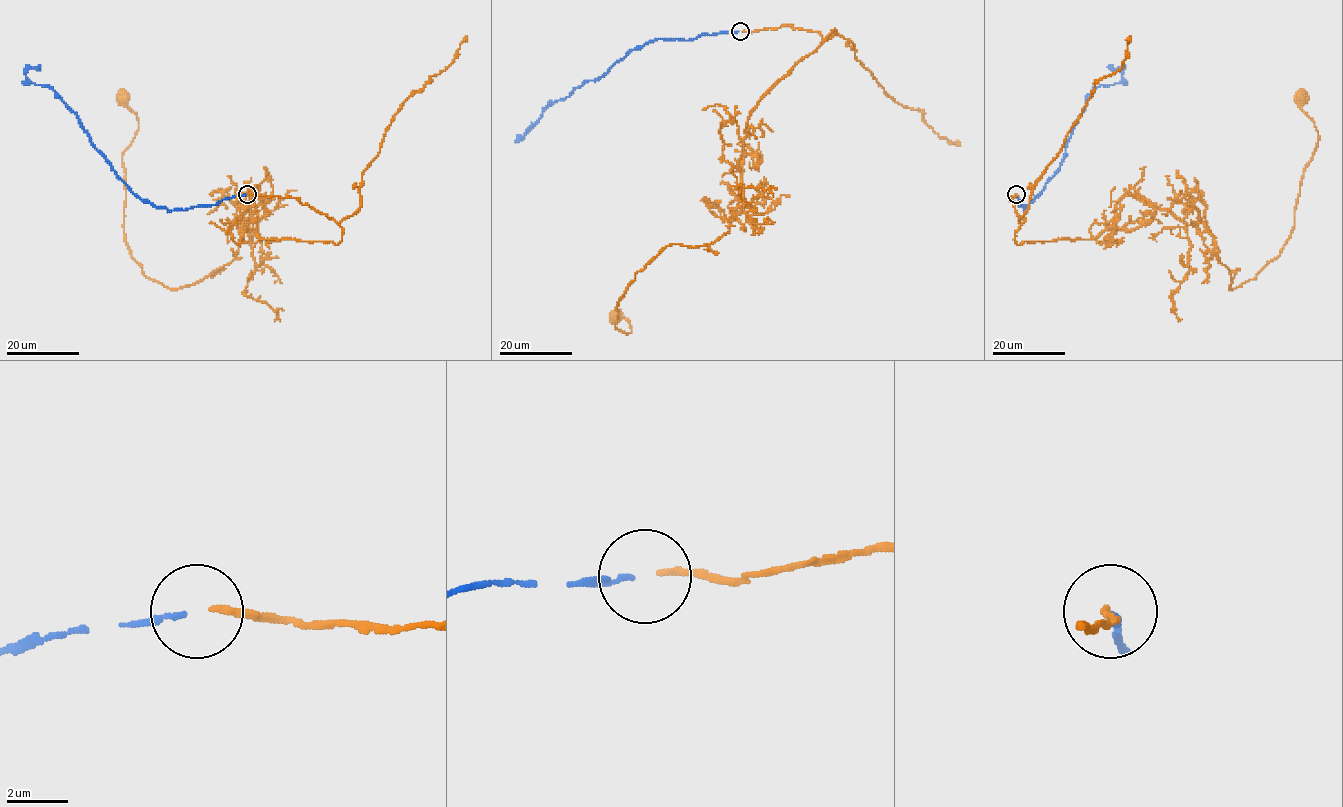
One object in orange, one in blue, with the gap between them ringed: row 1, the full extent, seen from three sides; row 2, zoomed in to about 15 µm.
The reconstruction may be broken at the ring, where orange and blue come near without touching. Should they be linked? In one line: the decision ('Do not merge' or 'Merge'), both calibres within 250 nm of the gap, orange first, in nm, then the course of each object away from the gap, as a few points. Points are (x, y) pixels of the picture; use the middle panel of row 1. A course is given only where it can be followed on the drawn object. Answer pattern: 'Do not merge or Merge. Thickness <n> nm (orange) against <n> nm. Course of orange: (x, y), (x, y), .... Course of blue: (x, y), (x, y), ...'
Merge. Thickness 200 nm (orange) against 160 nm. Course of orange: (741, 31), (835, 33), (753, 110), (730, 230), (664, 247), (619, 299), (615, 327), (629, 333), (615, 317). Course of blue: (739, 32), (647, 42), (600, 78), (586, 81), (564, 99), (554, 102), (520, 138), (532, 122)

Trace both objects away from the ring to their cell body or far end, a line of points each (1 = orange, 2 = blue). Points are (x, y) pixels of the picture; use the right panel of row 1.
1: (1016, 194), (1020, 245), (1095, 239), (1139, 196), (1192, 224), (1235, 289), (1294, 225), (1318, 141), (1302, 97)
2: (1017, 194), (1024, 210), (1058, 169), (1087, 97), (1097, 86), (1123, 80), (1123, 68), (1107, 66)

